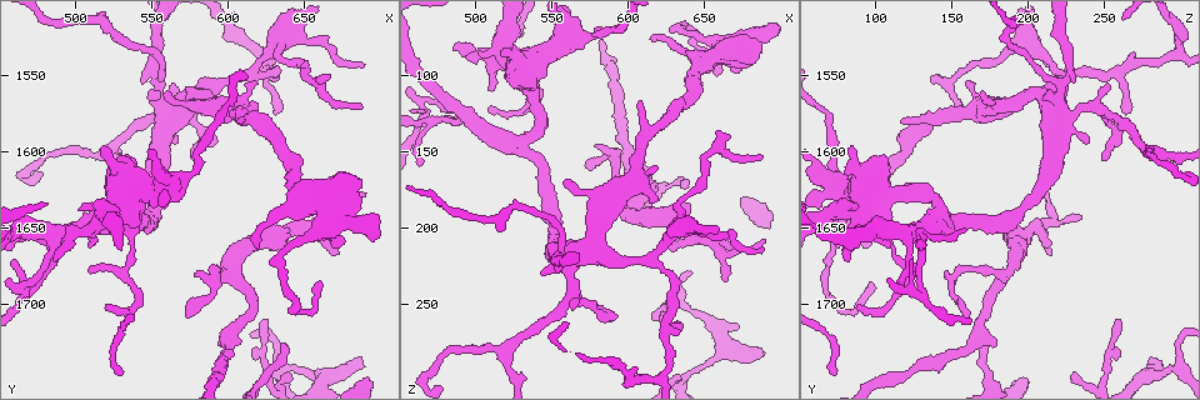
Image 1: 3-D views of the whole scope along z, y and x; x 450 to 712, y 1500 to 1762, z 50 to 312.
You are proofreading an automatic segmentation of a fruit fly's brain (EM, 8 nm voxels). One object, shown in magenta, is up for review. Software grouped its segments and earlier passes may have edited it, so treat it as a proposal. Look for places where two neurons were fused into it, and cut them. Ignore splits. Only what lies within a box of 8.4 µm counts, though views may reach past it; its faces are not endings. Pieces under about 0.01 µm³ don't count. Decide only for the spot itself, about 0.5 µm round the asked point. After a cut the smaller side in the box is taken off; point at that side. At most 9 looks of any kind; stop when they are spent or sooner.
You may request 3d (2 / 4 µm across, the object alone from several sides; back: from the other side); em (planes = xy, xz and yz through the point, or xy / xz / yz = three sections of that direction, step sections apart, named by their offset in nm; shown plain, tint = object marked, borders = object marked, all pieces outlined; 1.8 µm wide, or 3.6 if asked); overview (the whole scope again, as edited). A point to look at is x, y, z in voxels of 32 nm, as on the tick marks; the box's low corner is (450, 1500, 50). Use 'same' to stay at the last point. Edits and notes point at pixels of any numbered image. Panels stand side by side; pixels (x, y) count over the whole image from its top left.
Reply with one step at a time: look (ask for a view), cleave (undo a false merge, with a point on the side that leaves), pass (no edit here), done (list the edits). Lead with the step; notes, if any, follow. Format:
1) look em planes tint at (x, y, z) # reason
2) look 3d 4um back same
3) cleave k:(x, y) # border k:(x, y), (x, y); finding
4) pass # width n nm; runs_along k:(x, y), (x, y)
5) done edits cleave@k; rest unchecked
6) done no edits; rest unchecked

look em yz step 8 tint at (484, 1658, 124) # four or more arms meet

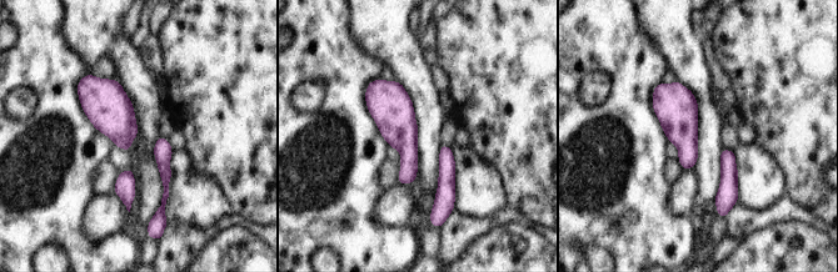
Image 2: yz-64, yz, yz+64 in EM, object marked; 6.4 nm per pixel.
look em planes tint same

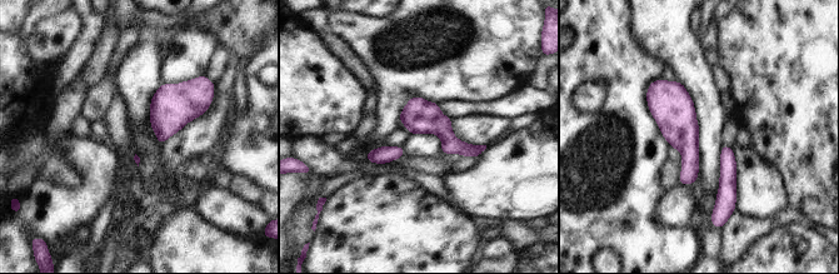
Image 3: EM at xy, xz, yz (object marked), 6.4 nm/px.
pass # width 140 nm; one neuron here

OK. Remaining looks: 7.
look 3d 4um at (556, 1586, 220) # four arms meet

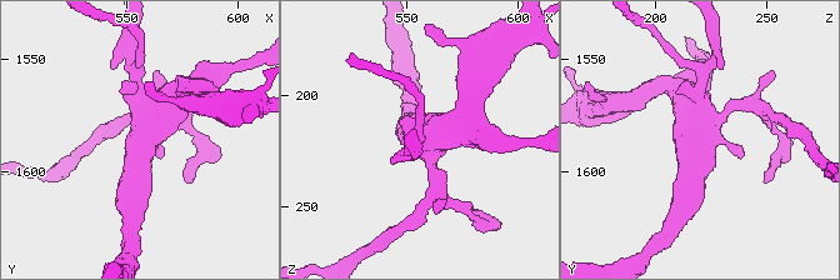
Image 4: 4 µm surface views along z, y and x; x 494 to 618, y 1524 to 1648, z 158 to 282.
look em 3.6um planes tint at (556, 1586, 219) # now the EM

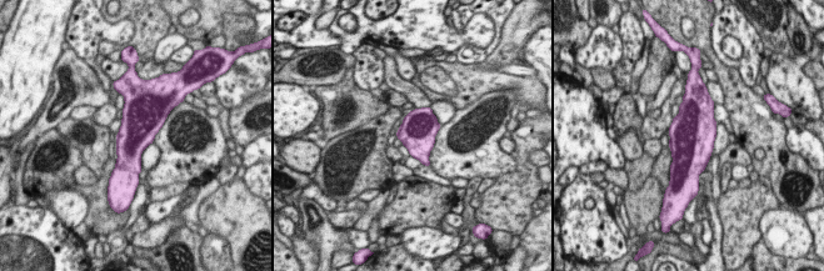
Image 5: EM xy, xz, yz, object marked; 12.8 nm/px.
pass # all the same neuron

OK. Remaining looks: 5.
look em xy step 16 tint at (634, 1530, 200) # four or more arms meet

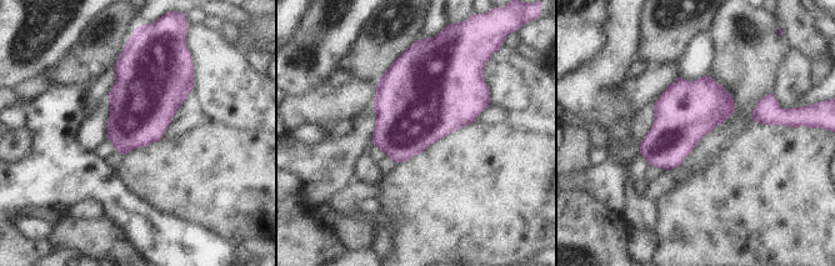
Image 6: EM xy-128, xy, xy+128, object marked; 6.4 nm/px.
pass # continuous, no second neuron

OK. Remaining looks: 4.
look em planes tint at (638, 1652, 202) # a fork

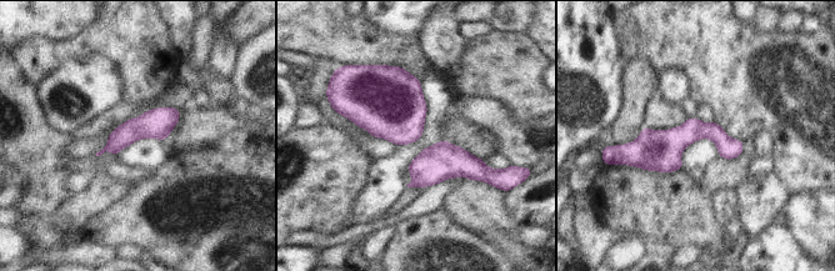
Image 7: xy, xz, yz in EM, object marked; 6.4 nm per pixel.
pass # runs_along 7:(740, 142), (690, 131), (623, 154); all the same neuron

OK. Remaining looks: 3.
done no edits; rest unchecked

